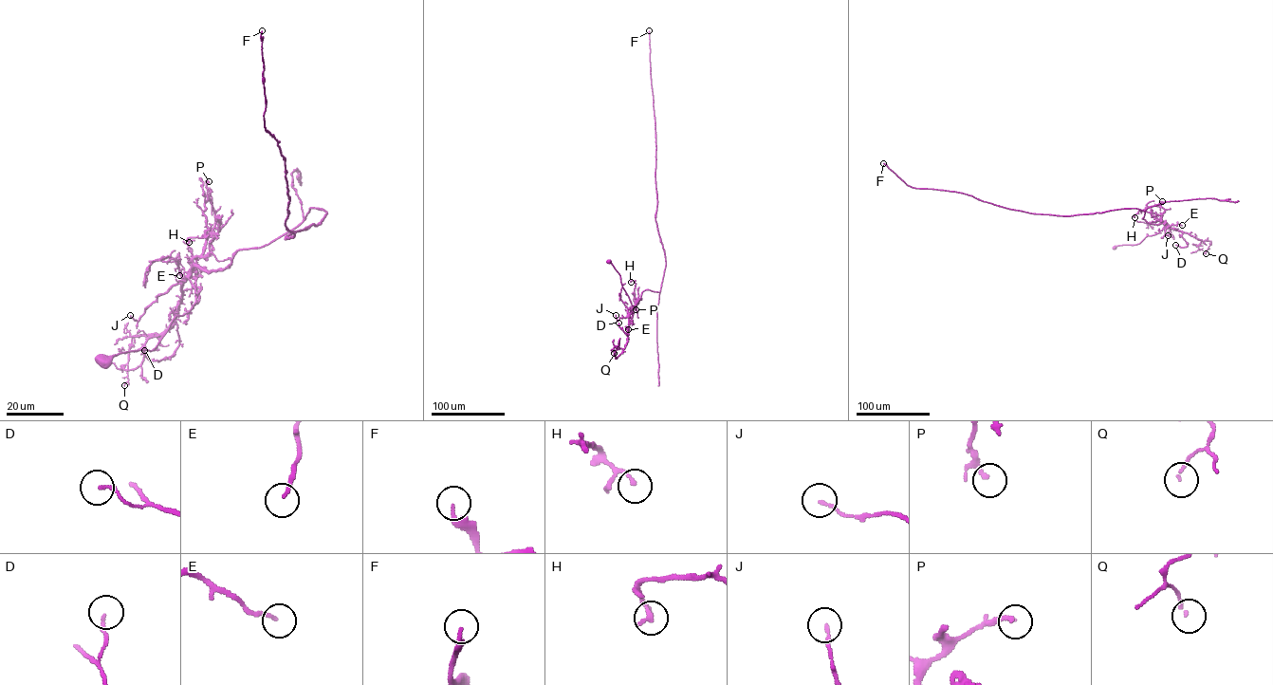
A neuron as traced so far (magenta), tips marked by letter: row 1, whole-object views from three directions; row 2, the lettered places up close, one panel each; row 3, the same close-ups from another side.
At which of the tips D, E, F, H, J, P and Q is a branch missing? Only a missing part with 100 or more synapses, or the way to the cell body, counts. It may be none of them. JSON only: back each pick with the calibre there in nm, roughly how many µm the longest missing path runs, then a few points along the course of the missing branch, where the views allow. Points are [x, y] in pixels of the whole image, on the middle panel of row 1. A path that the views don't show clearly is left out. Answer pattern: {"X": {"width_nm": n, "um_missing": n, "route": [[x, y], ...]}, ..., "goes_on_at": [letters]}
{"F": {"width_nm": 200, "um_missing": 300}, "goes_on_at": ["F"]}

